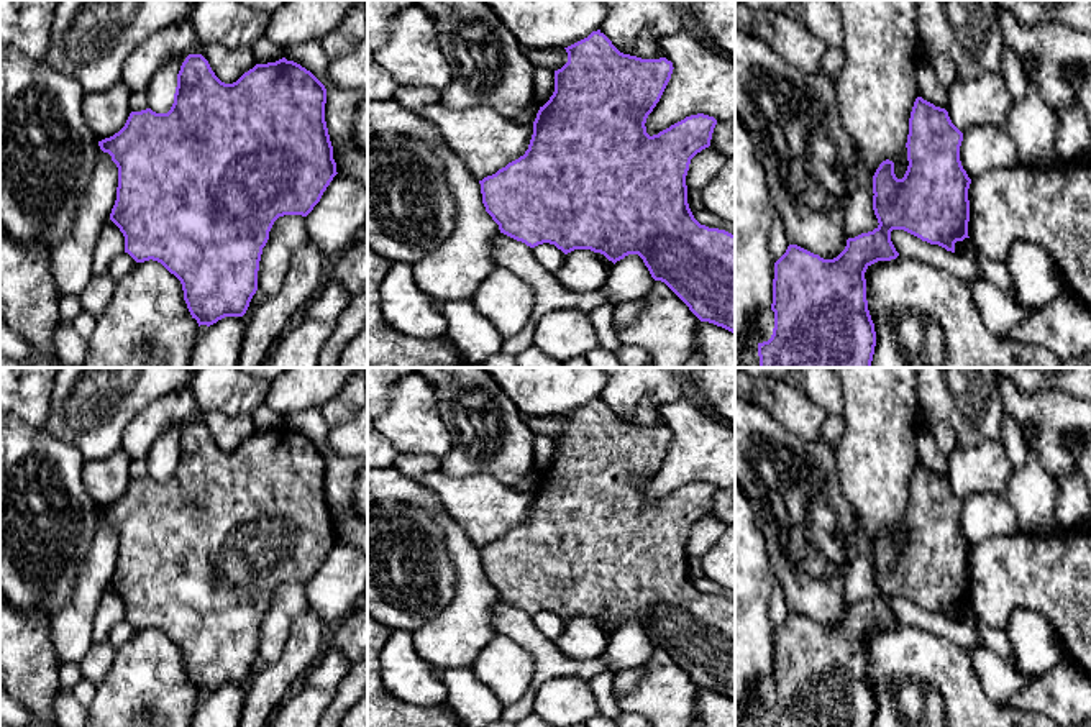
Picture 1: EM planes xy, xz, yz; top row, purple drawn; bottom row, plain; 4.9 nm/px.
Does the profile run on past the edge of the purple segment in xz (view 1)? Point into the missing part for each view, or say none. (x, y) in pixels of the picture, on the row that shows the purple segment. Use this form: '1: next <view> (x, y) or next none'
1: next none

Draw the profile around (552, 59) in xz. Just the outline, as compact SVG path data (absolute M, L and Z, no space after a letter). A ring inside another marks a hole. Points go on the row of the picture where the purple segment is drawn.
M525 48L523 53L535 66L553 72L568 62L566 49Z

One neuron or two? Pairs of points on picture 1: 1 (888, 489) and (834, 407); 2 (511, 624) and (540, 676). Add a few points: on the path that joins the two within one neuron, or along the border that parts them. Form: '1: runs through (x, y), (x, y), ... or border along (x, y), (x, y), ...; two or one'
1: border along (839, 384), (842, 414); two
2: runs through (524, 637), (540, 653), (540, 663); one

